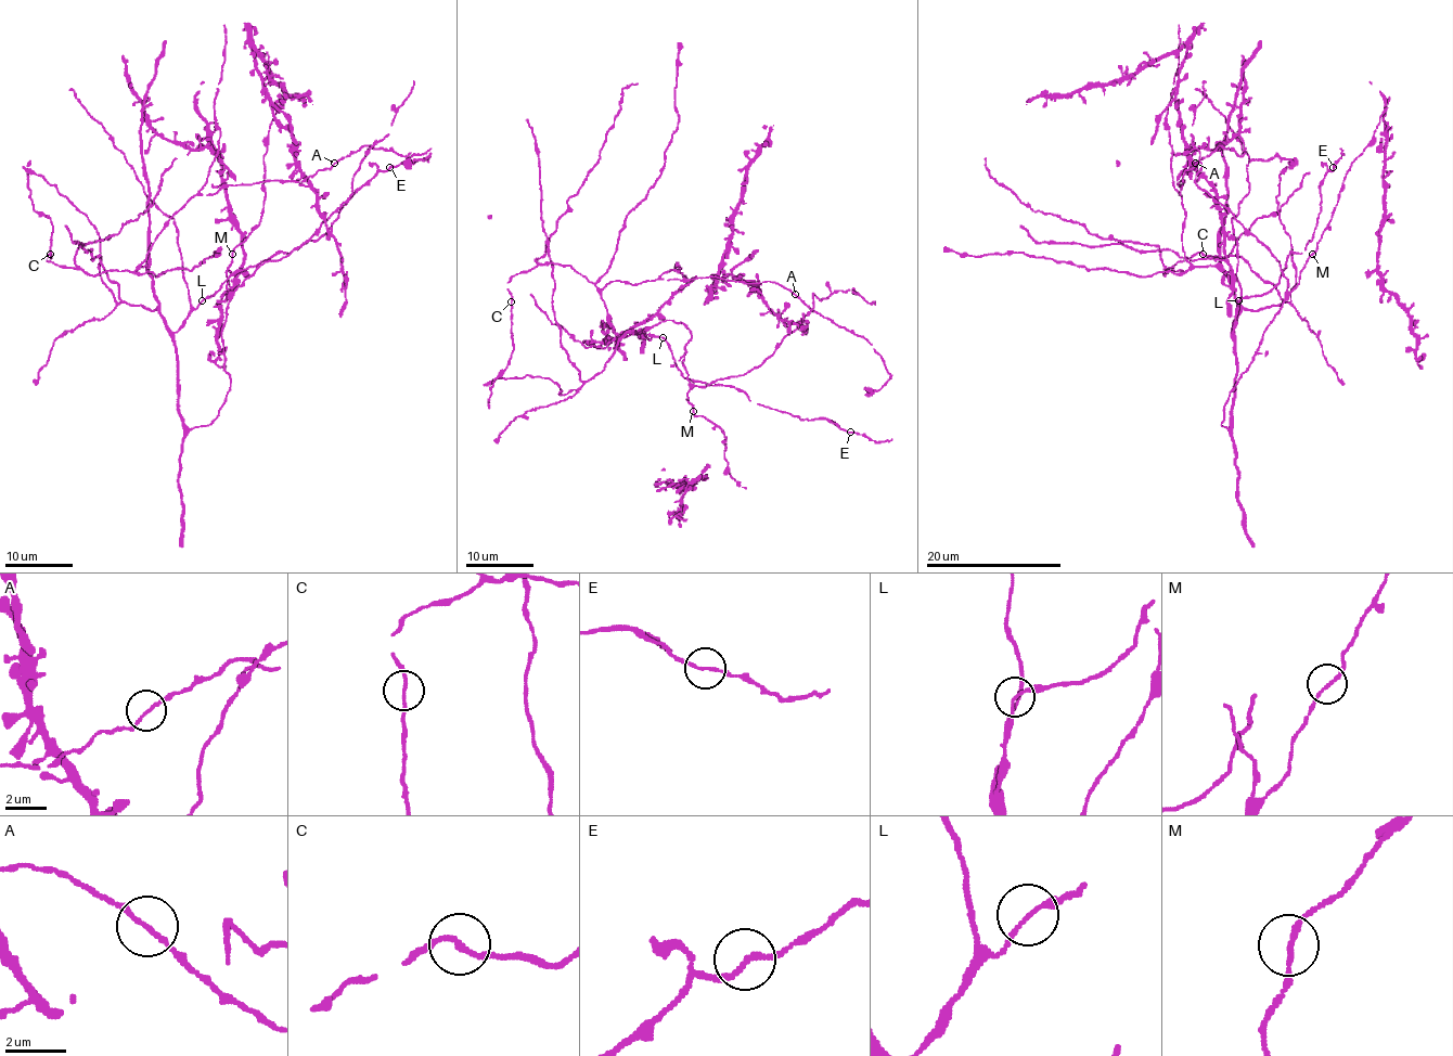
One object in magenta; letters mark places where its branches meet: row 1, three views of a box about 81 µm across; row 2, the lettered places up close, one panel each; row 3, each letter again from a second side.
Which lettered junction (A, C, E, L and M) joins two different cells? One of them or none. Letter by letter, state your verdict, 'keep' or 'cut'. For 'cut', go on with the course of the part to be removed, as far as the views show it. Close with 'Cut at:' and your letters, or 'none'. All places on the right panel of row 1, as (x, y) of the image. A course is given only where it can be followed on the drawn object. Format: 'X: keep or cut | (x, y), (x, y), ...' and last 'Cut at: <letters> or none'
A: keep
C: keep
E: keep
L: keep
M: keep
Cut at: none

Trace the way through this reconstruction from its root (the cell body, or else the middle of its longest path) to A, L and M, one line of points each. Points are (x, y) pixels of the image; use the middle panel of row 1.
A: (627, 333), (602, 321), (605, 338), (617, 338), (695, 277), (768, 281), (795, 294)
L: (627, 333), (639, 331), (663, 338)
M: (627, 333), (637, 335), (668, 320), (690, 330), (683, 365), (693, 411)

